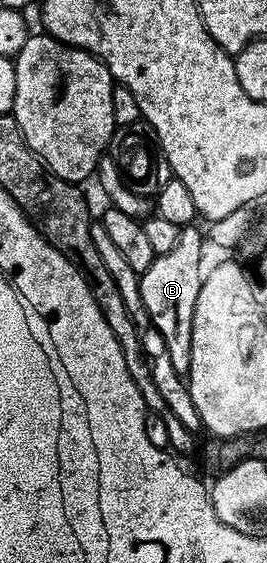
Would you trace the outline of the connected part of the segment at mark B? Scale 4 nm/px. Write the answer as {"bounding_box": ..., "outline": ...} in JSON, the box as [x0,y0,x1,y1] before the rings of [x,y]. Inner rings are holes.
{"bounding_box":[141,225,203,377],"outline":[[[190,225],[181,228],[179,241],[175,249],[154,257],[151,265],[141,276],[141,296],[145,311],[149,314],[149,323],[163,337],[163,345],[167,357],[171,357],[171,365],[175,365],[177,372],[182,377],[188,376],[191,365],[191,329],[193,328],[193,318],[195,317],[195,301],[199,301],[199,289],[203,278],[203,267],[201,271],[201,239],[203,243],[203,231],[197,225]]]}

